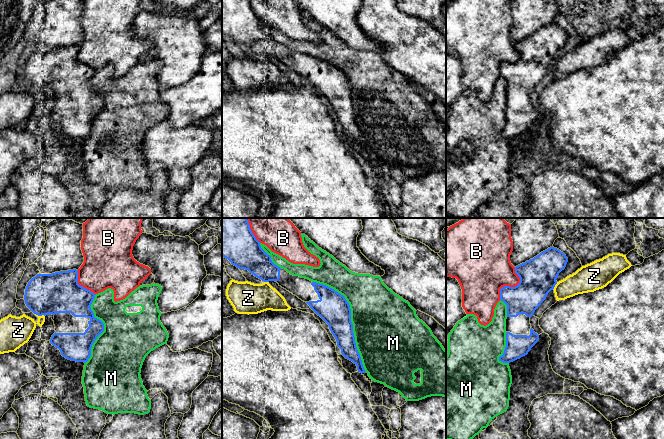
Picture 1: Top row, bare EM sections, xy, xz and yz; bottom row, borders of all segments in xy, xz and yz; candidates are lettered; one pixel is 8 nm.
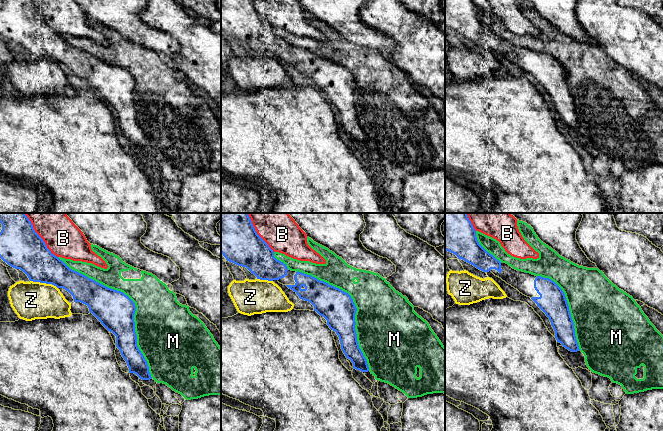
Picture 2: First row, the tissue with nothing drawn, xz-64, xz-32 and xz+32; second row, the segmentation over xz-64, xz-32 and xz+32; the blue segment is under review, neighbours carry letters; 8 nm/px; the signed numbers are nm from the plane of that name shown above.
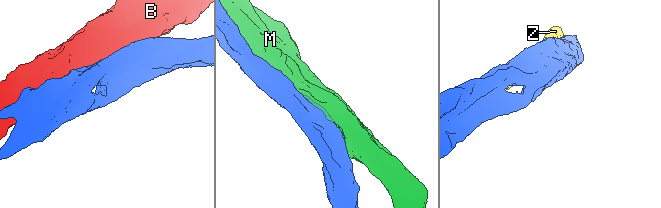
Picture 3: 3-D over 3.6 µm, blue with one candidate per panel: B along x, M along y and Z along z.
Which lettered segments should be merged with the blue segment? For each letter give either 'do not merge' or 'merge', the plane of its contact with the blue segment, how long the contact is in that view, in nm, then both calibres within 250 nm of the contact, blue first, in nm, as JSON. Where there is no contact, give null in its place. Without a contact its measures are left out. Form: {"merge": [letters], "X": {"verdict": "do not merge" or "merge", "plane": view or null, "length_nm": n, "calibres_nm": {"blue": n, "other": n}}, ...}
{"merge": [], "B": {"verdict": "do not merge", "plane": "yz", "length_nm": 300, "calibres_nm": {"blue": 300, "other": 380}}, "M": {"verdict": "do not merge", "plane": "xz", "length_nm": 850, "calibres_nm": {"blue": 240, "other": 480}}, "Z": {"verdict": "do not merge", "plane": "xy", "length_nm": 80, "calibres_nm": {"blue": 320, "other": 240}}}

